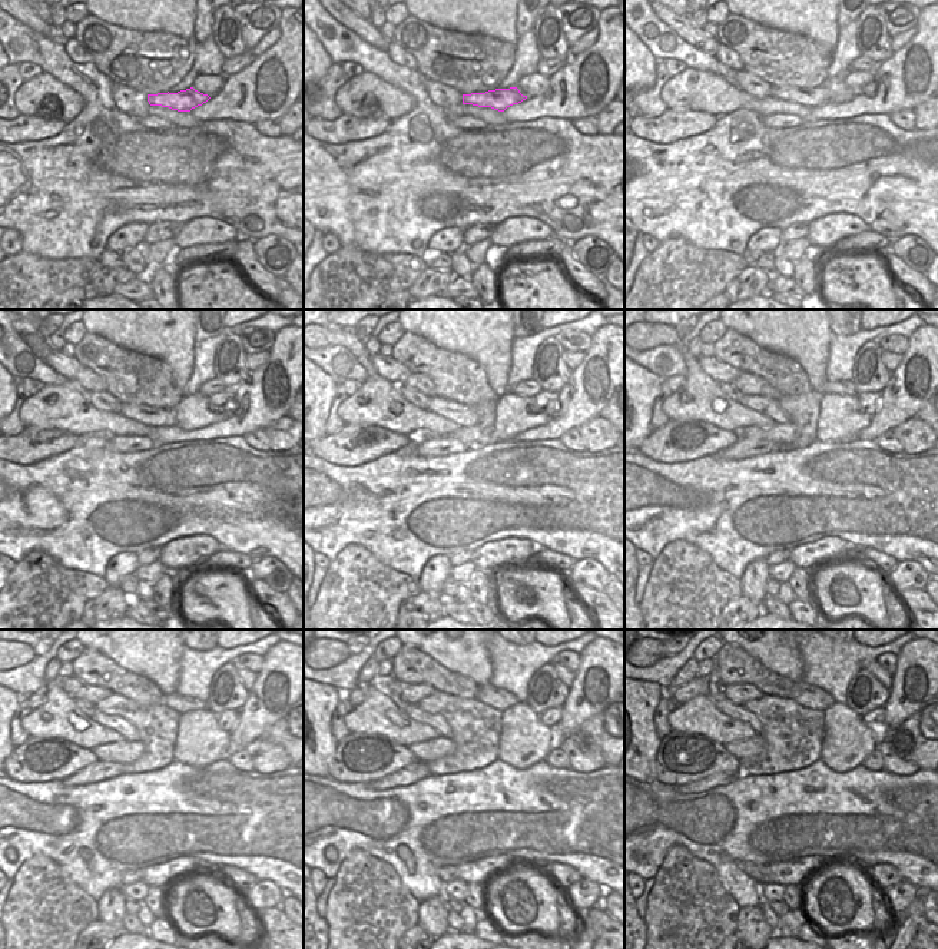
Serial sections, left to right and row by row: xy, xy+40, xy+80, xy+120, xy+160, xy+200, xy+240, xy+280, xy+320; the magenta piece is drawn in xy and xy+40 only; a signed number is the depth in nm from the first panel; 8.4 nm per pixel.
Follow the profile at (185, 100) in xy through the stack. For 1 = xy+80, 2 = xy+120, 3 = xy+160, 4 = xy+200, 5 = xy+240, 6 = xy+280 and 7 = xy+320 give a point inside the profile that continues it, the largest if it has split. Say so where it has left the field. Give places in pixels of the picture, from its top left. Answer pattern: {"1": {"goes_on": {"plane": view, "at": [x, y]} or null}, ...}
{"1": {"goes_on": {"plane": "xy+80", "at": [819, 96]}}, "2": {"goes_on": {"plane": "xy+120", "at": [153, 417]}}, "3": {"goes_on": {"plane": "xy+160", "at": [464, 415]}}, "4": {"goes_on": {"plane": "xy+200", "at": [766, 407]}}, "5": {"goes_on": {"plane": "xy+240", "at": [122, 726]}}, "6": {"goes_on": {"plane": "xy+280", "at": [414, 712]}}, "7": {"goes_on": {"plane": "xy+320", "at": [726, 706]}}}

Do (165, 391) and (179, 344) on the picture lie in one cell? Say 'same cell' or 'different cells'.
different cells

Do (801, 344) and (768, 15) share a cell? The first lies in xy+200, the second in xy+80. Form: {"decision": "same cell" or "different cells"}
{"decision": "same cell"}

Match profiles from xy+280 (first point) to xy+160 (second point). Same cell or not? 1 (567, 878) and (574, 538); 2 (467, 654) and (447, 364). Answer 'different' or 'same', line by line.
1: different
2: different

